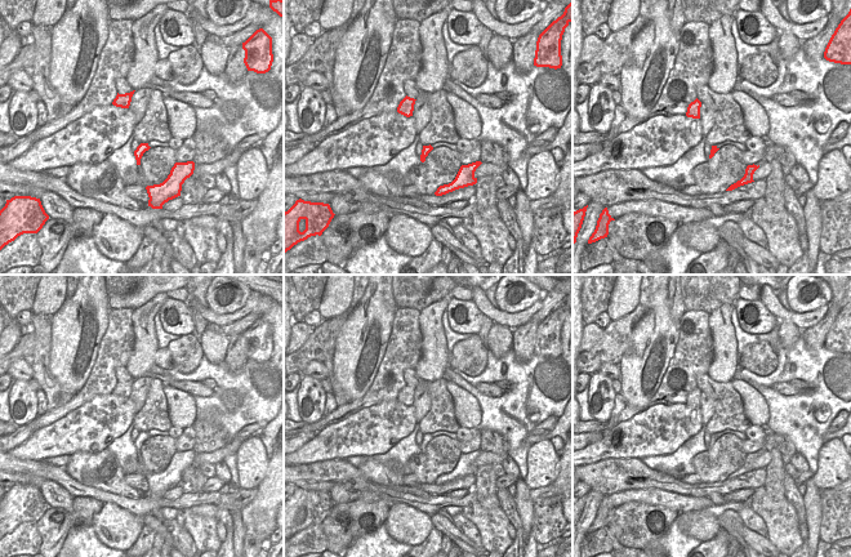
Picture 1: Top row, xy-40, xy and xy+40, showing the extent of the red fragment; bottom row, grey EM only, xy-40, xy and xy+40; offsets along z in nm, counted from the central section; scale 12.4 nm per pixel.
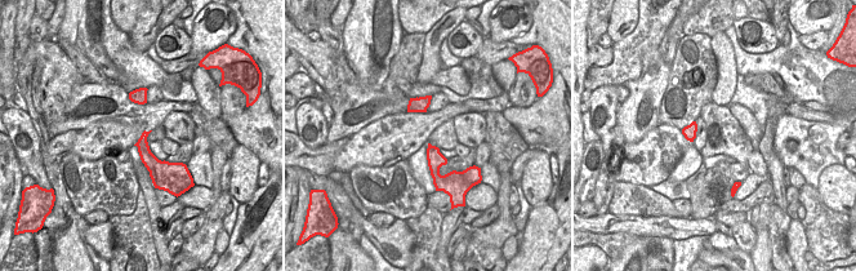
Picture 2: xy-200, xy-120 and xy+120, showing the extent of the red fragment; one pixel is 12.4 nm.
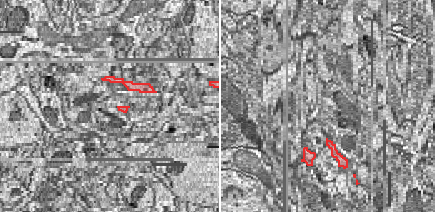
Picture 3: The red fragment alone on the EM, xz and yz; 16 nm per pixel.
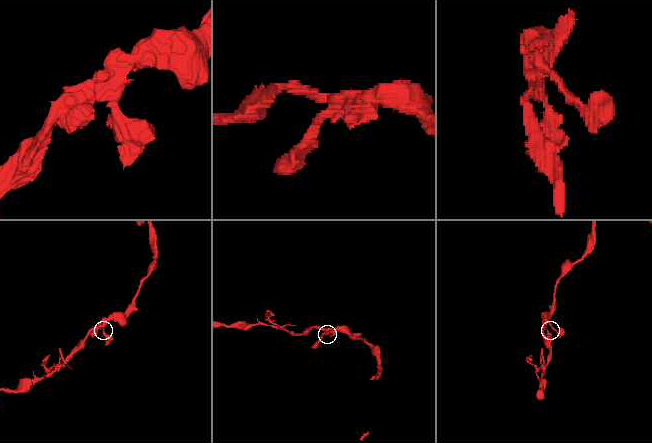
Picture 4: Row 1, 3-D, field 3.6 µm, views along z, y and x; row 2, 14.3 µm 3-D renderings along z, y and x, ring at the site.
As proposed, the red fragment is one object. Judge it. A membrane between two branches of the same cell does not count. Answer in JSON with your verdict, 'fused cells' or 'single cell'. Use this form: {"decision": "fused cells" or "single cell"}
{"decision": "single cell"}

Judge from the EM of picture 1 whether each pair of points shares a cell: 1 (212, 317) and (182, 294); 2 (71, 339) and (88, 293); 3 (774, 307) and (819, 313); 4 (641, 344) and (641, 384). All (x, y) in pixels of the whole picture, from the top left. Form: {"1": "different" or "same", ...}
{"1": "different", "2": "same", "3": "same", "4": "same"}

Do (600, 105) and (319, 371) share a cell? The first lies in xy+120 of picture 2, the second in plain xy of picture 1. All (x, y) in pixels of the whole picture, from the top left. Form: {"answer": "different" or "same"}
{"answer": "different"}

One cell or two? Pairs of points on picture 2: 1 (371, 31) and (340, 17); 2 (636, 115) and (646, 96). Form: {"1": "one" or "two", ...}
{"1": "two", "2": "one"}

